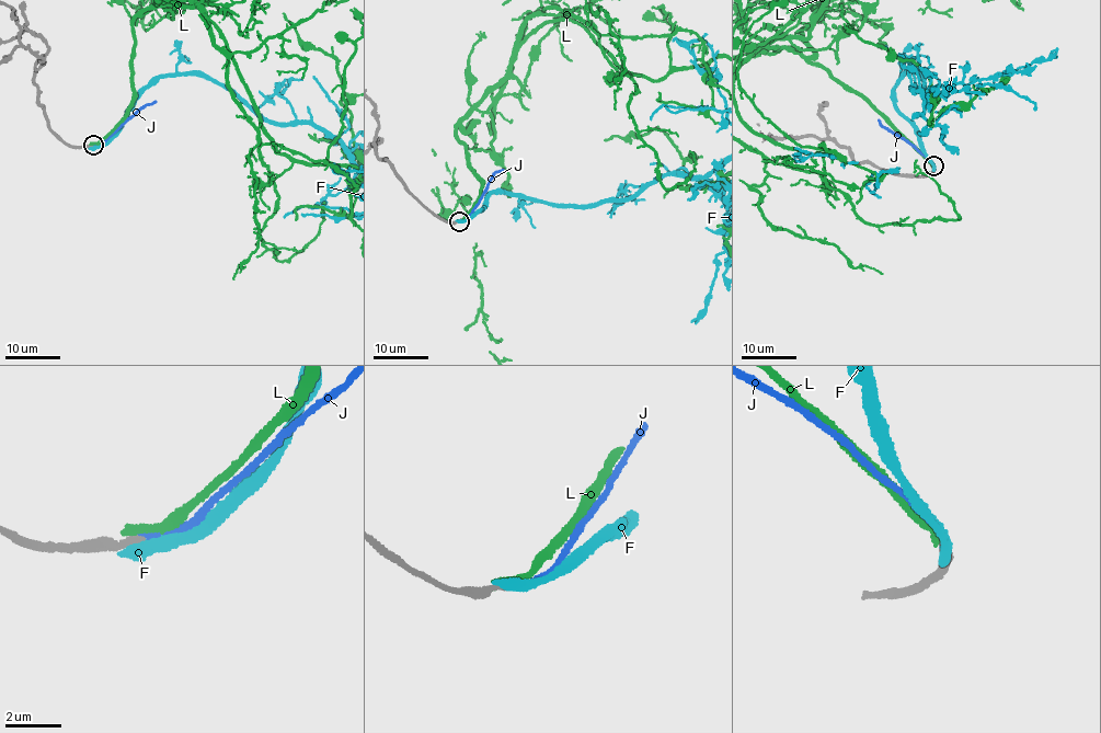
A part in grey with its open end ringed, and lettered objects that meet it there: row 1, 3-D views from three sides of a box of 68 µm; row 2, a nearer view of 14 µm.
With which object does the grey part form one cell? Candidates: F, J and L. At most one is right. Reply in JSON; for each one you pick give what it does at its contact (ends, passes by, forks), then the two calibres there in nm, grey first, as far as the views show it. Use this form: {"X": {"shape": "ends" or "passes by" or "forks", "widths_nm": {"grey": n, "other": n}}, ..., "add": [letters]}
{"J": {"shape": "ends", "widths_nm": {"grey": 220, "other": 200}}, "add": ["J"]}

